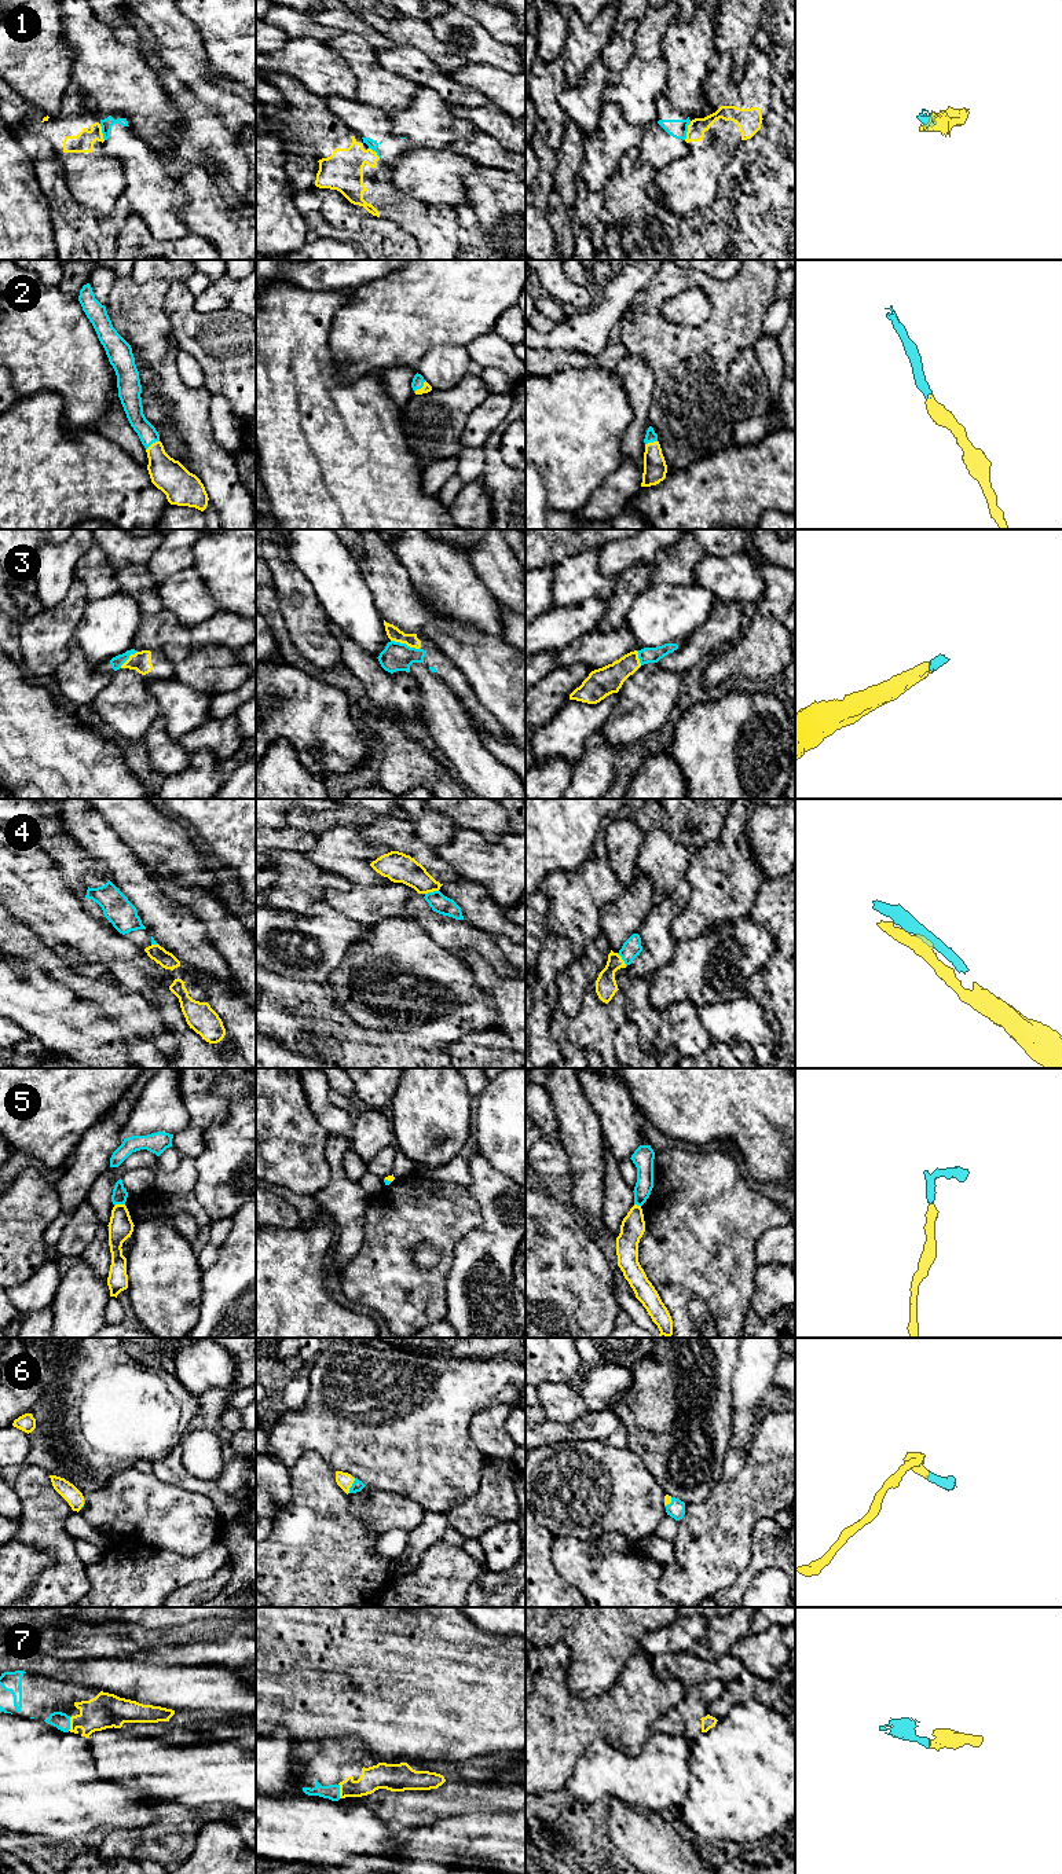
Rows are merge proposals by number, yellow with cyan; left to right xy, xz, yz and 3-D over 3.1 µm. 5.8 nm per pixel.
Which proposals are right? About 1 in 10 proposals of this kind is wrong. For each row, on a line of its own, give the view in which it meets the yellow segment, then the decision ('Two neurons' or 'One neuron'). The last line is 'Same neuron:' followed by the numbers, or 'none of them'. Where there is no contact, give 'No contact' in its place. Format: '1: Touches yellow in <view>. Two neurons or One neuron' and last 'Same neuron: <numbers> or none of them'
1: Touches yellow in yz. Two neurons
2: Touches yellow in xz. One neuron
3: Touches yellow in xz. One neuron
4: Touches yellow in xz. One neuron
5: Touches yellow in xy. One neuron
6: Touches yellow in xz. One neuron
7: Touches yellow in xz. One neuron
Same neuron: 2, 3, 4, 5, 6, 7

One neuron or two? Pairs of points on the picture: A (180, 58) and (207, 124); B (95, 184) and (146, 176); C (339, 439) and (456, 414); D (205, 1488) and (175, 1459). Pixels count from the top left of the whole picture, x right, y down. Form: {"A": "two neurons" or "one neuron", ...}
{"A": "two neurons", "B": "two neurons", "C": "two neurons", "D": "one neuron"}

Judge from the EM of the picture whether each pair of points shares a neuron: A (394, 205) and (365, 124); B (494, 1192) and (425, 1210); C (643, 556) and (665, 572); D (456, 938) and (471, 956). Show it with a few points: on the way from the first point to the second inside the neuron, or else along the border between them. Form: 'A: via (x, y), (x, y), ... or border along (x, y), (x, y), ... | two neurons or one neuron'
A: border along (337, 116), (362, 136) | two neurons
B: border along (467, 1185), (482, 1217), (473, 1229) | two neurons
C: border along (673, 543), (662, 547), (652, 564) | two neurons
D: border along (456, 952), (472, 949), (493, 967) | two neurons

